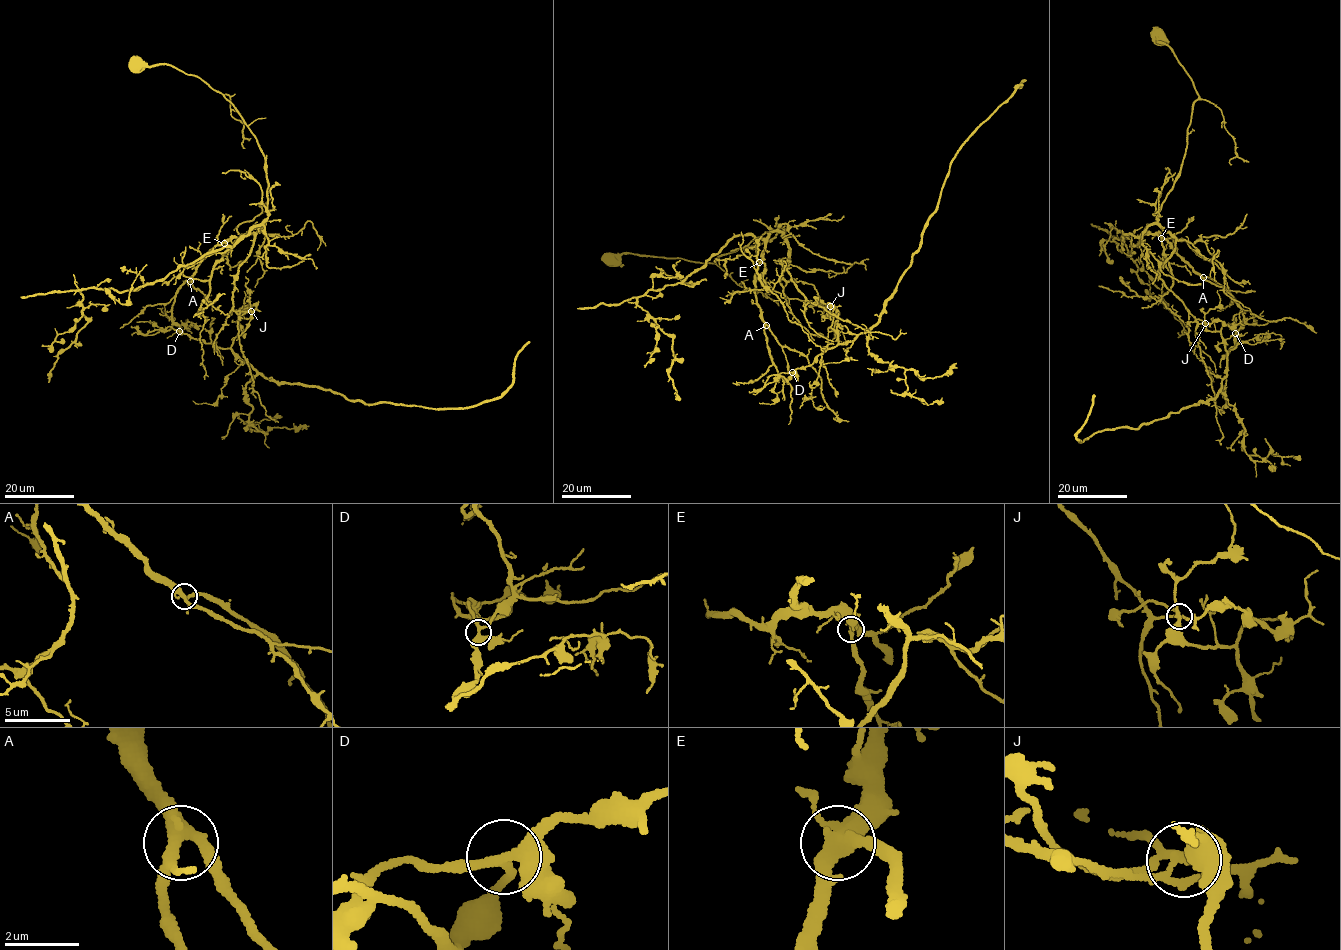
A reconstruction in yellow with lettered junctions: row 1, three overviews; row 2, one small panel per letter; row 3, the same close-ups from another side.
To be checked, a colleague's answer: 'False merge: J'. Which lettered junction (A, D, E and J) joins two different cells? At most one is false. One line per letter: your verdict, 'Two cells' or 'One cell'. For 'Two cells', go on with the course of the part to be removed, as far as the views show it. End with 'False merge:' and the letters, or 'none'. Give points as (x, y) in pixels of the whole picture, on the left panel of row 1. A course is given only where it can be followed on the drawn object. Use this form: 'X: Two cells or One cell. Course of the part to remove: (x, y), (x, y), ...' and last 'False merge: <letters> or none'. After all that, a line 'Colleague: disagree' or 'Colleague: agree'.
A: One cell
D: One cell
E: One cell
J: Two cells. Course of the part to remove: (250, 311), (231, 350), (267, 379), (371, 405), (466, 408), (494, 400), (529, 341)
False merge: J
Colleague: agree

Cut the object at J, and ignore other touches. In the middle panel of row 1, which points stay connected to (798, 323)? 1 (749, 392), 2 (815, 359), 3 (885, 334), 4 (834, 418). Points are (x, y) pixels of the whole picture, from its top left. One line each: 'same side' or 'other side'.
1: same side
2: other side
3: same side
4: same side

